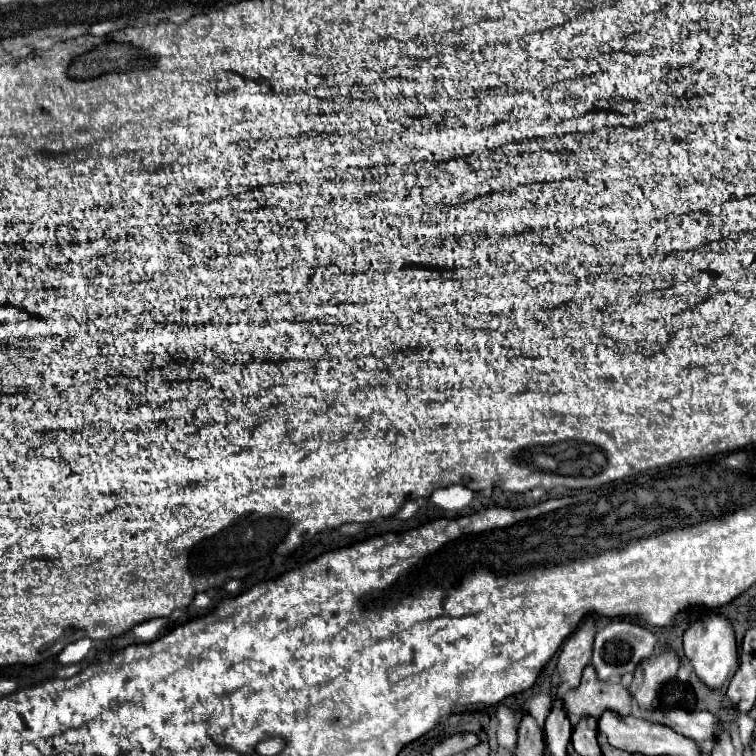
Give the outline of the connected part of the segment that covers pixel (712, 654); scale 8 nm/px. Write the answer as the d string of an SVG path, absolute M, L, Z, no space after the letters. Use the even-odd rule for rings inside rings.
M709 614L691 622L683 636L683 648L685 648L685 656L693 662L695 674L713 690L727 684L739 668L739 652L737 652L733 628L725 616Z

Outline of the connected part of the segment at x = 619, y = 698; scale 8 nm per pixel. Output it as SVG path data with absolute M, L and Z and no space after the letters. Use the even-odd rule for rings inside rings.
M591 664L583 672L581 686L575 690L569 690L563 698L563 710L571 718L571 722L579 722L585 716L601 718L605 710L613 710L619 716L631 714L631 694L621 684L609 684L601 682L595 676L595 670Z

